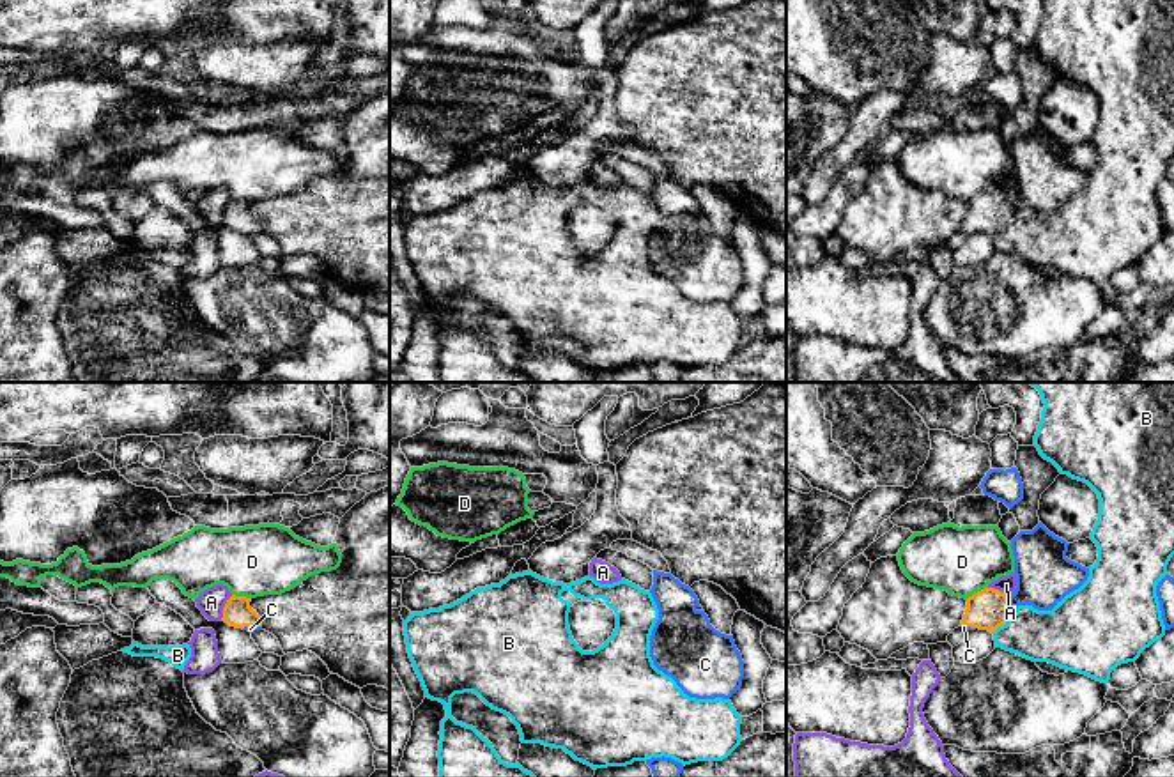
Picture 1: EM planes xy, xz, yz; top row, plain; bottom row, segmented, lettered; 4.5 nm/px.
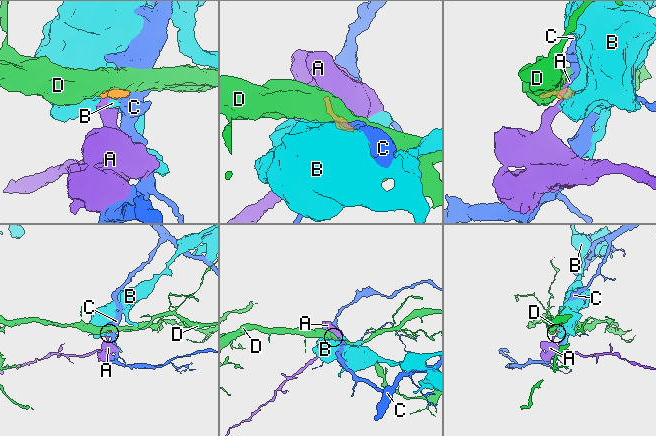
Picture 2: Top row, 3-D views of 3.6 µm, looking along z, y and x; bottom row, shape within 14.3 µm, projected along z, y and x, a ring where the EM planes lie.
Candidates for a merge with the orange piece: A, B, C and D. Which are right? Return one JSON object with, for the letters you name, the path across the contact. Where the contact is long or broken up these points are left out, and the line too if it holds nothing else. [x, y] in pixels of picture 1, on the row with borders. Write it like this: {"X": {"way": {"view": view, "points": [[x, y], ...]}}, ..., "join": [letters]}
{"C": {"way": {"view": "yz", "points": [[987, 609], [1008, 604], [1029, 592], [1045, 576]]}}, "join": ["C"]}

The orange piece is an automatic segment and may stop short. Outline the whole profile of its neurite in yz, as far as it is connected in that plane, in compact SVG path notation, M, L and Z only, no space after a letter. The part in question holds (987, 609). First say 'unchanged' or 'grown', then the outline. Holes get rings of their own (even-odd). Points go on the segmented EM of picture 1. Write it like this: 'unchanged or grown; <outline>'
grown; M1041 522L1032 531L1020 531L1011 540L1015 556L1016 589L1008 598L1006 593L985 588L967 598L967 609L962 619L963 630L995 632L1006 625L1009 609L1032 605L1038 611L1052 611L1066 595L1078 589L1089 577L1089 568L1066 558L1068 542L1050 533Z

